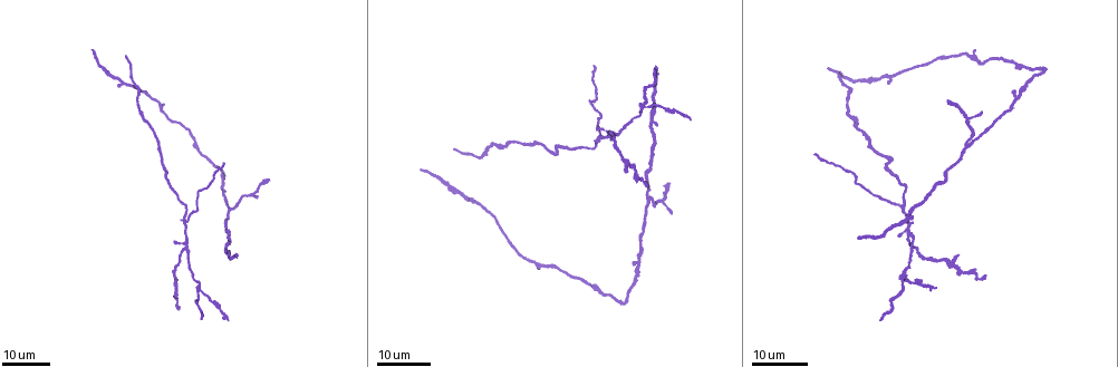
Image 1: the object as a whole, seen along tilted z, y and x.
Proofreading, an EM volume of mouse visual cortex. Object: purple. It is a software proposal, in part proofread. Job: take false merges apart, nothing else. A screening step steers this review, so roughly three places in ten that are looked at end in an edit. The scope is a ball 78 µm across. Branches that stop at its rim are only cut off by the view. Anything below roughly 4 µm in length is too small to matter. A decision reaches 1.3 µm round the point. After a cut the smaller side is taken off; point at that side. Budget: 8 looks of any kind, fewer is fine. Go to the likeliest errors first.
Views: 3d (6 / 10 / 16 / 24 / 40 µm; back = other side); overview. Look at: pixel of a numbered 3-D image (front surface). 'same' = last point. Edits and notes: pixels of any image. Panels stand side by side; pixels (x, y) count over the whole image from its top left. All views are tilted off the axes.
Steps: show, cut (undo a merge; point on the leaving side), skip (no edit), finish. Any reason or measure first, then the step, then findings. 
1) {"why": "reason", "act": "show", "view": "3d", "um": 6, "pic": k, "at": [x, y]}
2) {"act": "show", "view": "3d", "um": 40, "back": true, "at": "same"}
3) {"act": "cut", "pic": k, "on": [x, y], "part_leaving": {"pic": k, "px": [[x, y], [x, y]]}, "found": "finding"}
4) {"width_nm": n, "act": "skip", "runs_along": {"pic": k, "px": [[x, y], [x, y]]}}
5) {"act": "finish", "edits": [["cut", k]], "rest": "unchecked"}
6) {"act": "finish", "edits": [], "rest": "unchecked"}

{"why": "looks like a crossing", "act": "show", "view": "3d", "um": 16, "pic": 1, "at": [903, 276]}

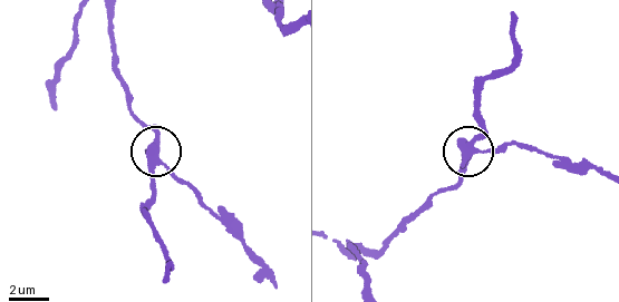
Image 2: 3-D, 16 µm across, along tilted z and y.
{"act": "show", "view": "3d", "um": 6, "pic": 2, "at": [475, 149]}

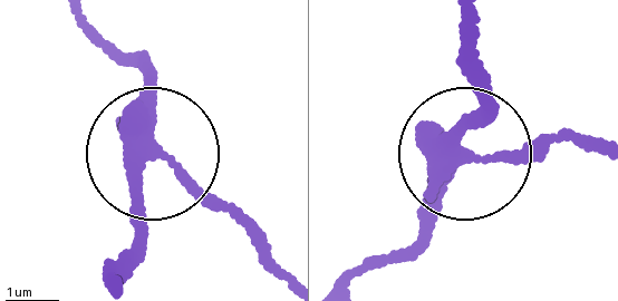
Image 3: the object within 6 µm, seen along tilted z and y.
{"width_nm": 360, "act": "cut", "pic": 3, "on": [202, 193], "part_leaving": {"pic": 3, "px": [[139, 138], [252, 220], [289, 277]]}, "found": "two neurons meet here"}

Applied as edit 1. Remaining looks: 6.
{"act": "show", "view": "overview"}

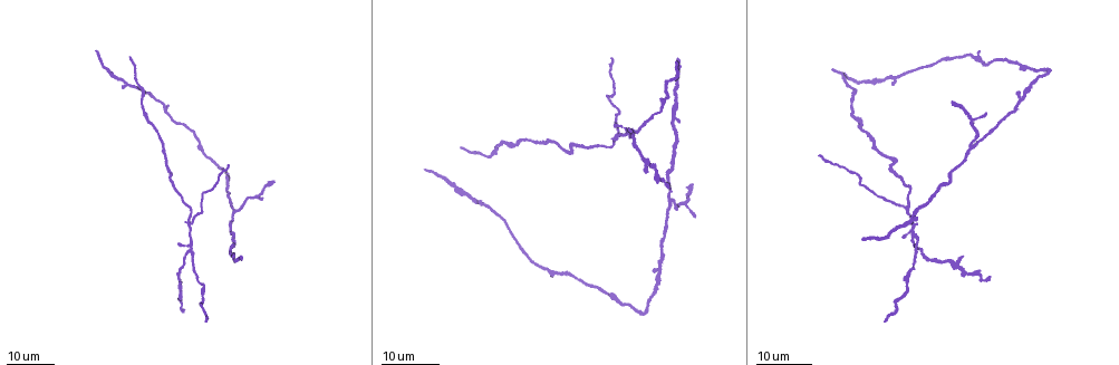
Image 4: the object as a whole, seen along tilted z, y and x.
{"why": "three-way junction", "act": "show", "view": "3d", "um": 24, "pic": 4, "at": [191, 251]}

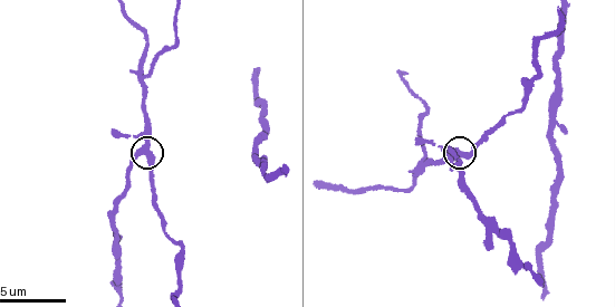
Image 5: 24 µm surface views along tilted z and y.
{"act": "show", "view": "3d", "um": 6, "pic": 5, "at": [460, 153]}

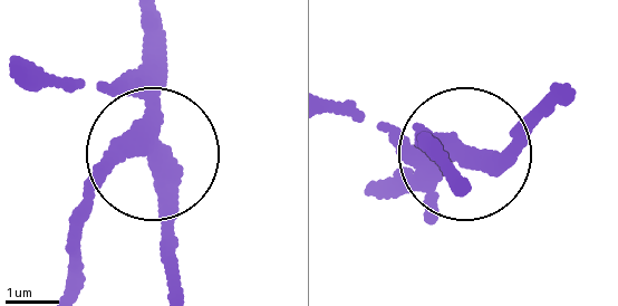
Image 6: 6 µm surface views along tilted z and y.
{"width_nm": 330, "act": "cut", "pic": 6, "on": [85, 188], "part_leaving": {"pic": 6, "px": [[138, 140], [81, 210], [69, 279]]}, "found": "a second neuron is stuck on"}

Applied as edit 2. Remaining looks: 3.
{"why": "looks like a crossing", "act": "show", "view": "3d", "um": 6, "pic": 5, "at": [419, 161]}

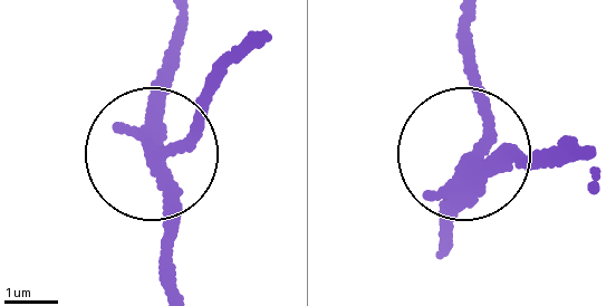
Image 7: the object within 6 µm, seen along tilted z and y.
{"width_nm": 240, "act": "cut", "pic": 7, "on": [195, 121], "part_leaving": {"pic": 7, "px": [[147, 146], [190, 133], [244, 55]]}, "found": "a second neuron is stuck on"}

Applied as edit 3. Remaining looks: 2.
{"act": "show", "view": "3d", "um": 24, "pic": 4, "at": [236, 210]}

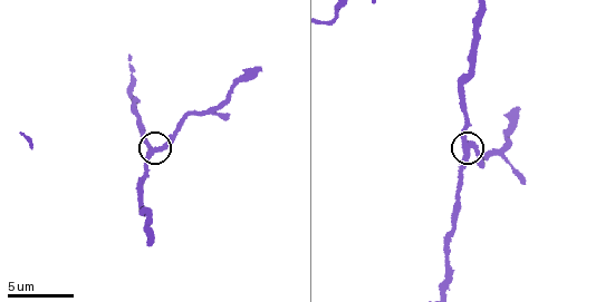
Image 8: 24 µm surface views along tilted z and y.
{"act": "show", "view": "3d", "um": 6, "pic": 8, "at": [156, 151]}

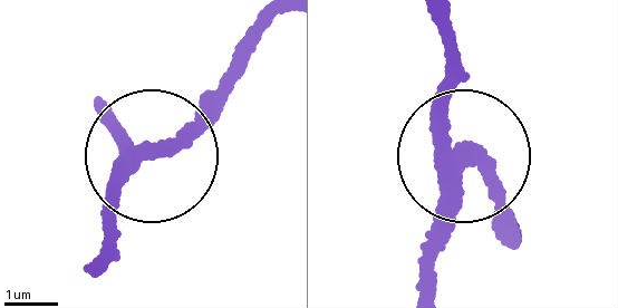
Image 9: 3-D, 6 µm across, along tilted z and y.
{"side_arm_um": 12, "arms": 3, "act": "skip", "found": "one neuron here"}

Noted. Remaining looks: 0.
{"act": "finish", "edits": [["cut", 3], ["cut", 6], ["cut", 7]], "rest": "unchecked"}

